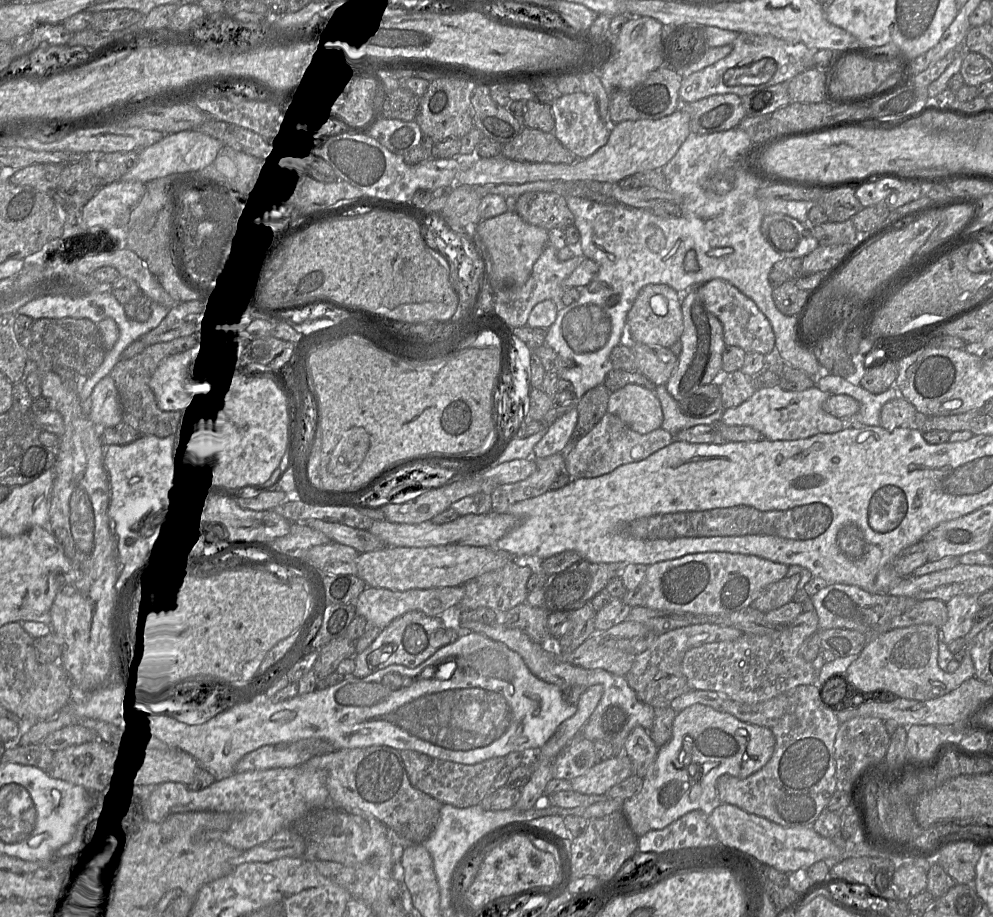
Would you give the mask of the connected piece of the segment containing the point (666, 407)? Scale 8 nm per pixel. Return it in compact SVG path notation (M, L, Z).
M666 384L656 386L654 391L660 401L663 412L661 428L668 431L674 437L683 429L688 429L698 425L714 425L720 420L720 416L723 412L723 409L721 409L705 418L694 418L693 416L686 415L681 411L679 402L669 394Z

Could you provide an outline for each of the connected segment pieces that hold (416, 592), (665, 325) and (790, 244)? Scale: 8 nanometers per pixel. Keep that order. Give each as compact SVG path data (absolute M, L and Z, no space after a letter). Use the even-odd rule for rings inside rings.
M366 587L354 604L358 615L373 622L381 629L388 626L394 619L410 611L420 611L431 617L439 617L447 610L455 609L464 597L464 587L444 587L431 589L410 589L406 591L392 591L389 589Z
M649 284L640 290L626 322L628 343L642 343L670 348L683 332L683 294L665 284Z
M769 214L763 218L761 232L771 247L786 258L803 258L820 244L812 235L811 227L785 214Z

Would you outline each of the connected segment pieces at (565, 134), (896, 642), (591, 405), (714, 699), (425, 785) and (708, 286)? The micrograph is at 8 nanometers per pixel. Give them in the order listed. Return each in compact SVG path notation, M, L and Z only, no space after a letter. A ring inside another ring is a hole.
M583 91L563 94L550 105L555 122L553 133L558 141L568 149L577 160L589 158L608 142L611 126L607 126L602 121L597 104L592 96L589 96Z
M932 624L893 628L867 640L846 671L847 682L863 691L889 691L898 698L926 701L941 697L975 676L970 655L972 641L965 642L965 657L959 668L948 673L938 664L939 629Z
M600 384L588 390L579 399L576 406L578 411L577 424L570 441L559 452L564 458L573 449L576 442L586 435L607 413L610 394L611 391L604 384Z
M799 685L756 704L737 702L715 691L691 689L675 698L670 707L679 713L694 704L707 705L742 722L767 727L776 739L770 760L759 771L745 779L729 774L717 779L718 799L784 827L813 827L838 790L834 743L840 723L835 711L822 701L818 687Z
M401 750L400 755L404 762L408 778L414 787L434 797L443 804L451 804L459 808L480 804L493 790L496 776L506 766L506 759L503 756L467 765L433 758L414 750Z
M713 279L710 280L704 284L701 284L699 286L693 287L691 289L695 289L697 288L697 292L699 293L699 295L701 296L702 300L704 301L706 307L710 310L710 312L712 312L721 322L722 326L723 326L723 336L724 336L724 342L726 344L726 346L738 346L740 348L742 348L746 353L760 353L763 354L766 357L772 357L775 354L775 334L773 332L772 326L769 322L769 320L767 319L767 317L760 311L760 309L757 307L757 305L754 303L754 301L752 301L750 298L748 298L744 293L742 293L737 287L735 287L734 285L730 284L729 282L722 280L722 279Z

